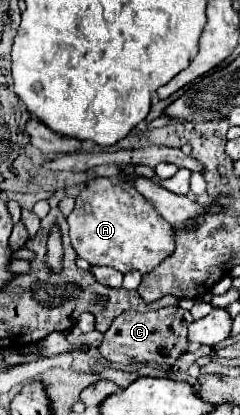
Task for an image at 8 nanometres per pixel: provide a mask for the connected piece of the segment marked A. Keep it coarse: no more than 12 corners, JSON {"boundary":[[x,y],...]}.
{"boundary":[[92,178],[68,216],[92,266],[152,272],[174,228],[136,188]]}

